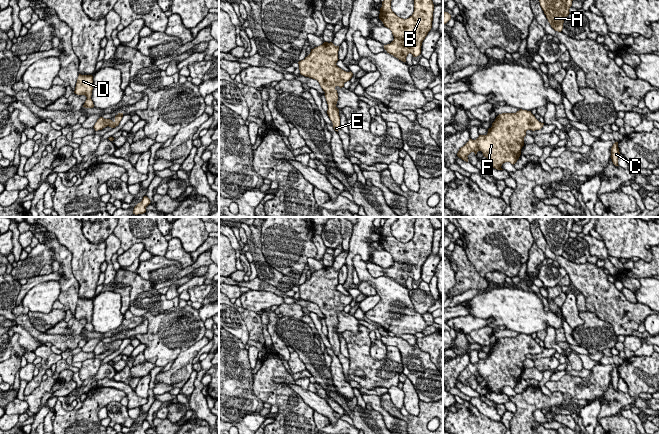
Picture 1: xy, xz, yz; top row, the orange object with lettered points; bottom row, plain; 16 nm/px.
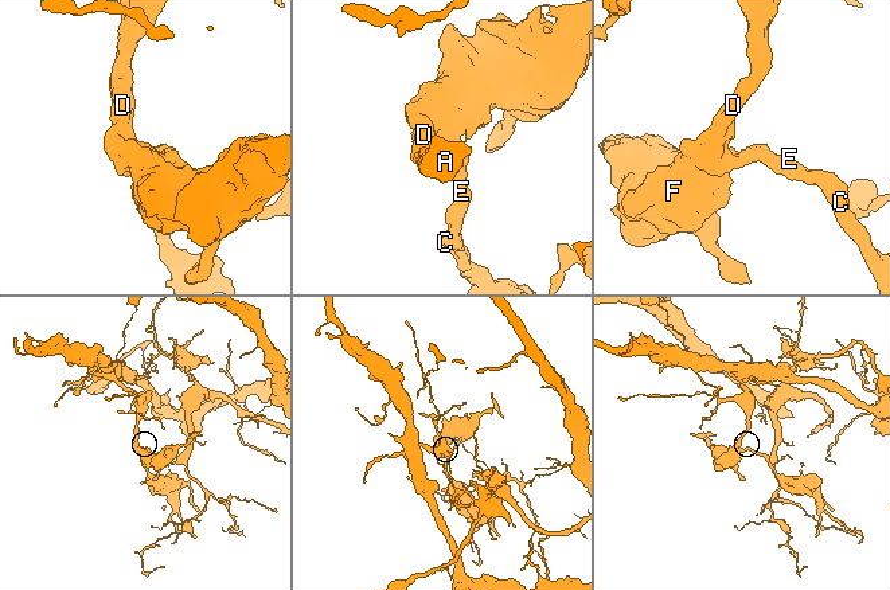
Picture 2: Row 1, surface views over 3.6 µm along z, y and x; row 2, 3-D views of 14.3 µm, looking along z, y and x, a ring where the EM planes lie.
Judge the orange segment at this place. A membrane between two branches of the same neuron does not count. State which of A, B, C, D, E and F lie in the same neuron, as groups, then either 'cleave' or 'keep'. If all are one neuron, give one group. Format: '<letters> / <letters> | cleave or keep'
A B C D E F | keep

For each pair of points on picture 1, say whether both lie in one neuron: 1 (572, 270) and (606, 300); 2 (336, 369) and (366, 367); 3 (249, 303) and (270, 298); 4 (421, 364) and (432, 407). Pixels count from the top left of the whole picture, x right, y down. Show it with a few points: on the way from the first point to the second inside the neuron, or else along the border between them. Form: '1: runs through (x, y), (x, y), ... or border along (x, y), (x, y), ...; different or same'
1: runs through (580, 274), (598, 292); same
2: border along (345, 378), (349, 383); different
3: runs through (254, 301), (265, 299); same
4: border along (420, 399), (432, 401); different

